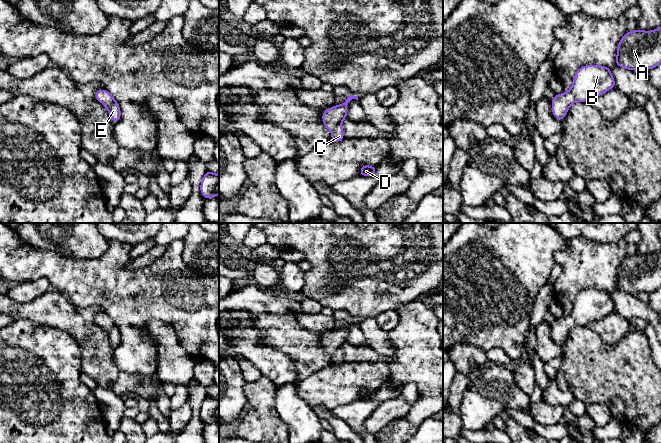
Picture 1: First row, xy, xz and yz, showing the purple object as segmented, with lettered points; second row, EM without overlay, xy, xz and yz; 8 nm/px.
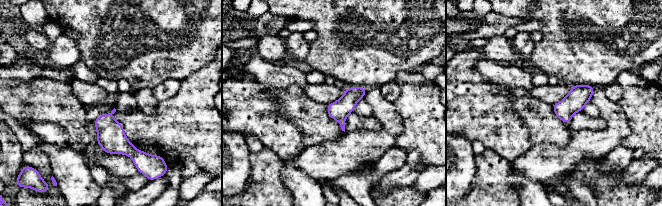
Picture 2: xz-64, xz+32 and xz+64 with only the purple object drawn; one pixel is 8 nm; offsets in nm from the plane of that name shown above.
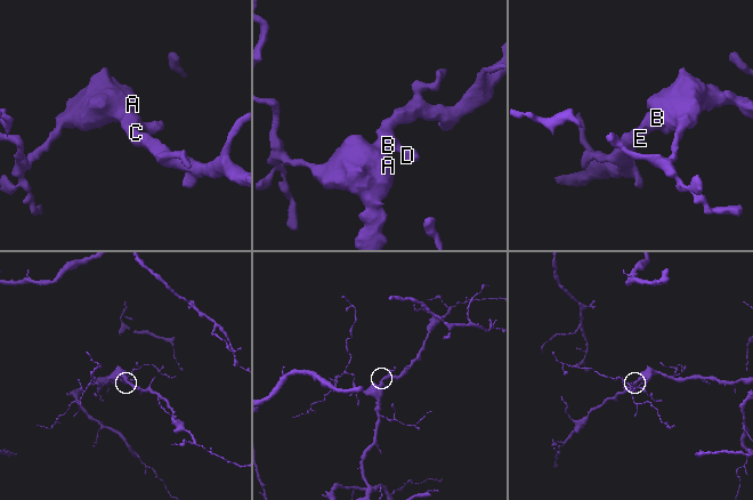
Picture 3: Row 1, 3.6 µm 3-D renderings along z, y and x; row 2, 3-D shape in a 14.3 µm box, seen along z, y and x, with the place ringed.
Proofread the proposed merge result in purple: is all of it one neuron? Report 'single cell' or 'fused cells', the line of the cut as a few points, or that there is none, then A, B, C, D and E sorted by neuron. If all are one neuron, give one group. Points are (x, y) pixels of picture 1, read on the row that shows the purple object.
single cell | no cut | A B C D E

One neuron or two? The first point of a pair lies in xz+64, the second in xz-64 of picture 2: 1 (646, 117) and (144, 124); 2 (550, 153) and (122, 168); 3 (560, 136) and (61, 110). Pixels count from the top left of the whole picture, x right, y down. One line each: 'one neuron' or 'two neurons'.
1: one neuron
2: one neuron
3: one neuron

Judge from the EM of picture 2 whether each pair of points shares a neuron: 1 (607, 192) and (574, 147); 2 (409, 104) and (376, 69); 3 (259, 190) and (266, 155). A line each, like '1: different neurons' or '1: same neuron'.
1: different neurons
2: different neurons
3: same neuron

